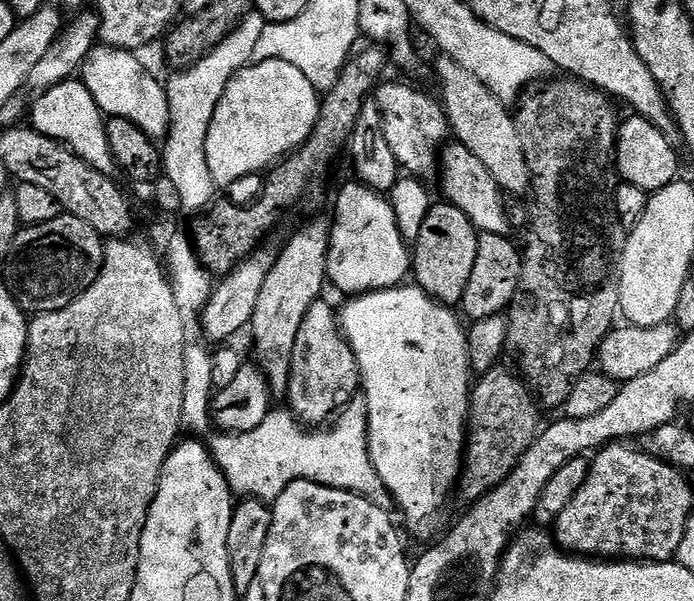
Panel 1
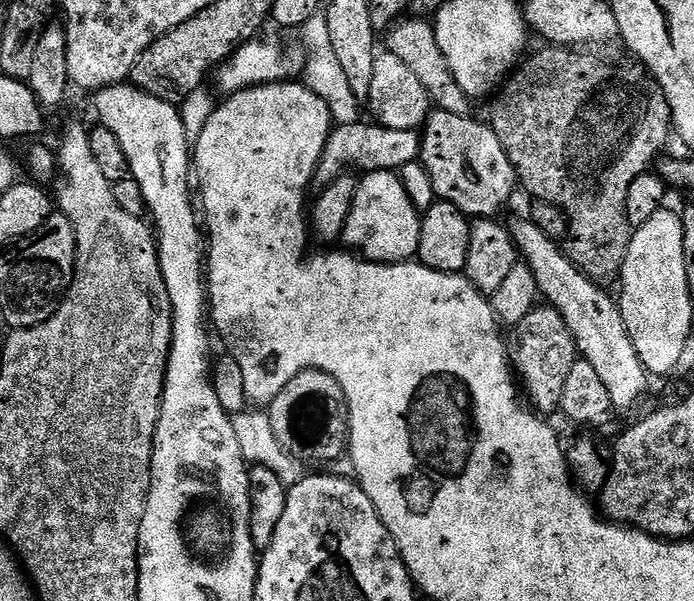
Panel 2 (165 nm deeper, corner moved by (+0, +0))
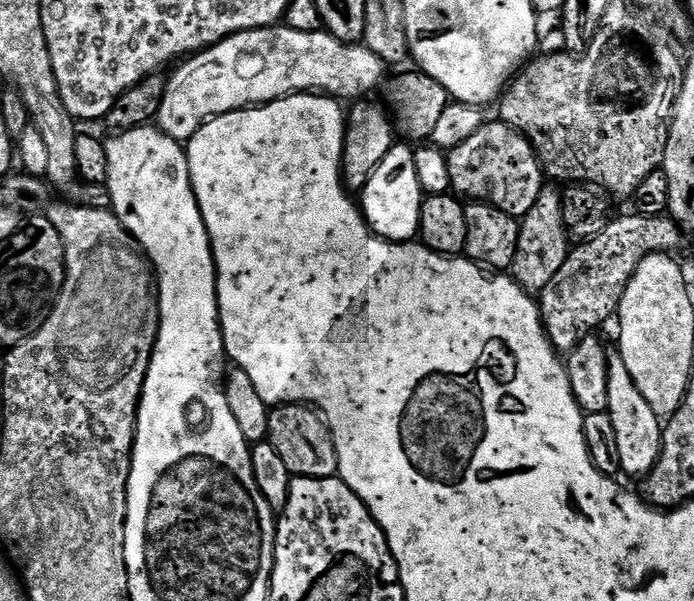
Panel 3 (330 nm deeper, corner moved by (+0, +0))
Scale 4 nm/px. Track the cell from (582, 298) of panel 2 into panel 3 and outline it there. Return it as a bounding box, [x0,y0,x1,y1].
[606,350,664,478]

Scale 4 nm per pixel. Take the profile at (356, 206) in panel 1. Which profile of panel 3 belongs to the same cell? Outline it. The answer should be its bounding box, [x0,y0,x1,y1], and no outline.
[358,142,425,242]

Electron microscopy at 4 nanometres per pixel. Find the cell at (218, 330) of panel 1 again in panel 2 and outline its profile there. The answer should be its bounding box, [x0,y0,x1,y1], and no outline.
[314,122,421,186]

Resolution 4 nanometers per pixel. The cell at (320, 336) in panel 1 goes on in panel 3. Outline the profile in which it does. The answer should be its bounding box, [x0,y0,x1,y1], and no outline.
[267,404,340,478]

